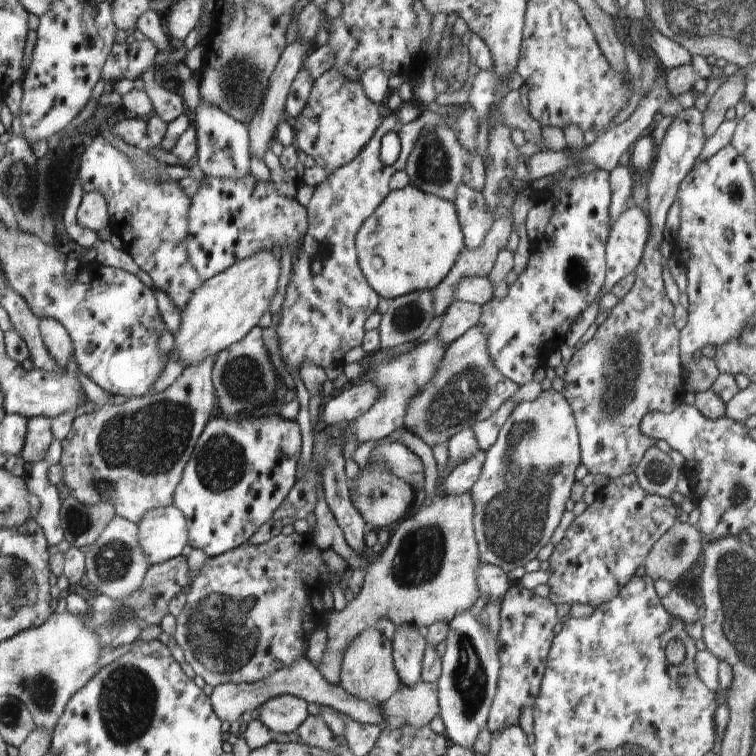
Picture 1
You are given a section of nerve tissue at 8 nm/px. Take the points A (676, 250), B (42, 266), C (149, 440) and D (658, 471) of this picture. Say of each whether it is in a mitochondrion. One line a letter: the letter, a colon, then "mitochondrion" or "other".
A: other
B: other
C: mitochondrion
D: mitochondrion

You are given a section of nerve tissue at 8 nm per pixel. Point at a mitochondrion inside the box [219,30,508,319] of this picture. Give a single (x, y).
(434, 166)

